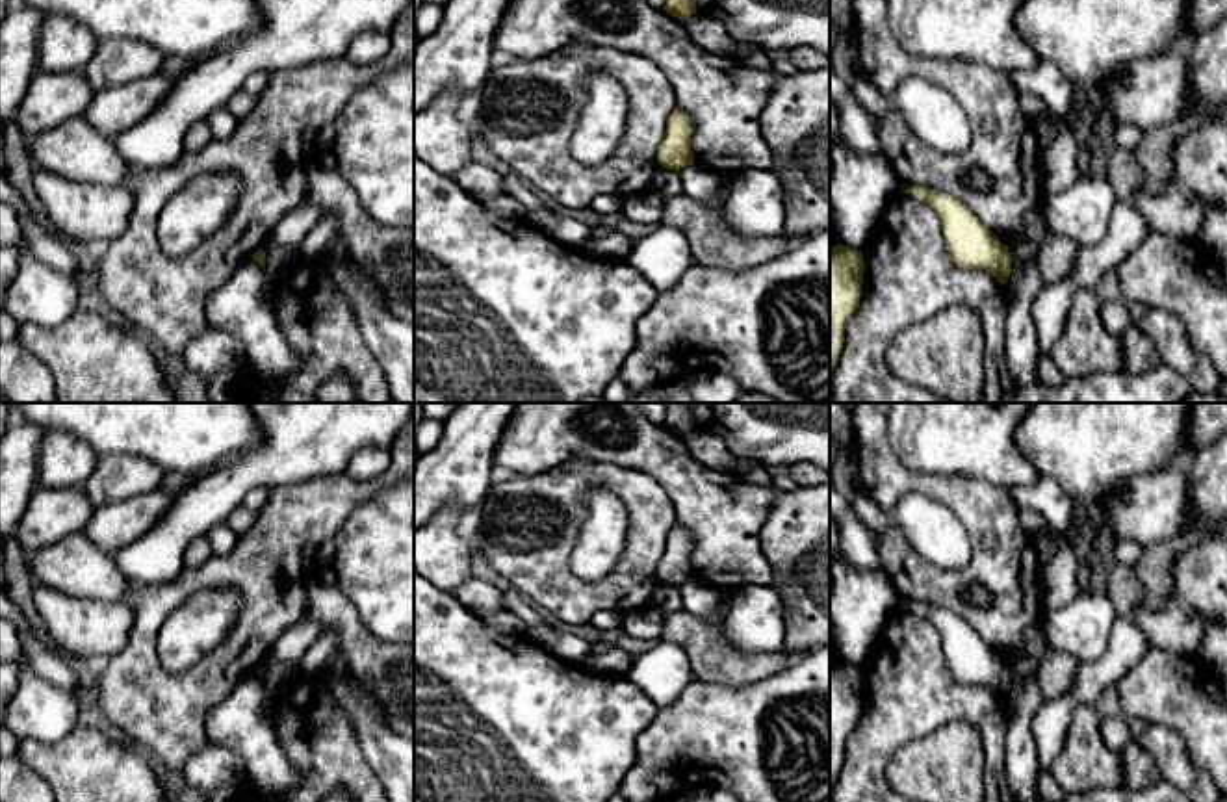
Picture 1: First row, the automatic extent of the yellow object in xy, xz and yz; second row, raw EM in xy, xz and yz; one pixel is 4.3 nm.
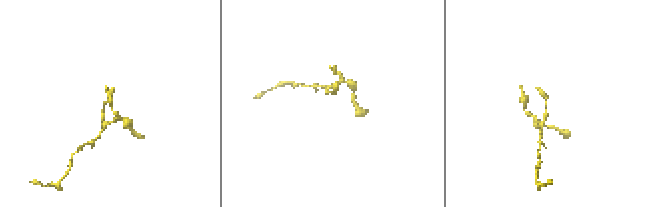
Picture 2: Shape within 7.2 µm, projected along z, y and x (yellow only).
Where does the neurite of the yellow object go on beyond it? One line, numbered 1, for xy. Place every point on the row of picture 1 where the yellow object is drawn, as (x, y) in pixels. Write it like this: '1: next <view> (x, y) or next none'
1: next none

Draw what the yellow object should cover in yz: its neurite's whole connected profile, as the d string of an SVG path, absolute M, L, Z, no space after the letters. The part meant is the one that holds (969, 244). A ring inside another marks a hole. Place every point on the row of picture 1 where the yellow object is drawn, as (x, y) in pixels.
M913 186L906 193L937 213L949 256L958 267L986 269L1002 286L1008 282L1012 275L1010 247L1002 245L965 202L924 186Z

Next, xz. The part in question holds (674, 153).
M674 110L666 119L666 130L663 141L657 149L657 162L661 167L681 171L685 165L694 162L694 154L691 150L691 119Z

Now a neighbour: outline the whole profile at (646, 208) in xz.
M650 191L624 197L620 213L640 225L661 225L663 199Z

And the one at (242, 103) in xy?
M243 87L230 97L225 108L239 121L247 117L258 102L258 97L247 93Z

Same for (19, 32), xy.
M24 6L11 11L0 24L0 117L13 119L30 80L39 71L39 33L45 11Z

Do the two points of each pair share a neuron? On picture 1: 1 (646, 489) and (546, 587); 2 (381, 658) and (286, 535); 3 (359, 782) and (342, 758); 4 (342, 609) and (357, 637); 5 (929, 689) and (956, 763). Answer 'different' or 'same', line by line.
1: same
2: different
3: same
4: same
5: different

